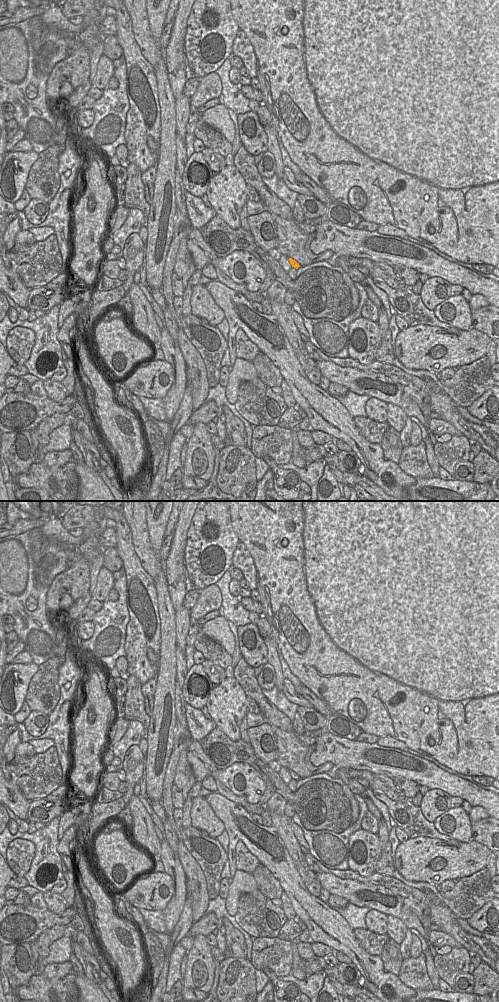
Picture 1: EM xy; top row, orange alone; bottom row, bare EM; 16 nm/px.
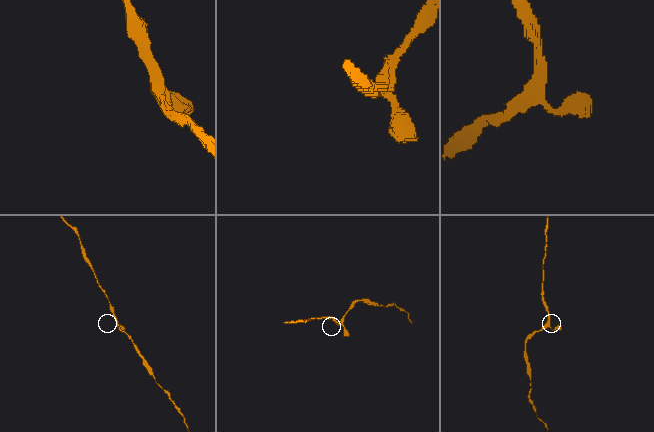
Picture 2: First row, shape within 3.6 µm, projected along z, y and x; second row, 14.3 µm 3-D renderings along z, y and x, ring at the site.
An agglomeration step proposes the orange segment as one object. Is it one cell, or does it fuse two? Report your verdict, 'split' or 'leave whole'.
leave whole

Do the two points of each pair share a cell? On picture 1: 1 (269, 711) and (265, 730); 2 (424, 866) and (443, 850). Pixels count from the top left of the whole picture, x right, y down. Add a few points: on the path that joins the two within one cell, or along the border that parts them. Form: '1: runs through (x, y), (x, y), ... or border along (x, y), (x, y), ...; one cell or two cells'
1: border along (266, 722), (273, 728); two cells
2: runs through (428, 861), (438, 855); one cell

